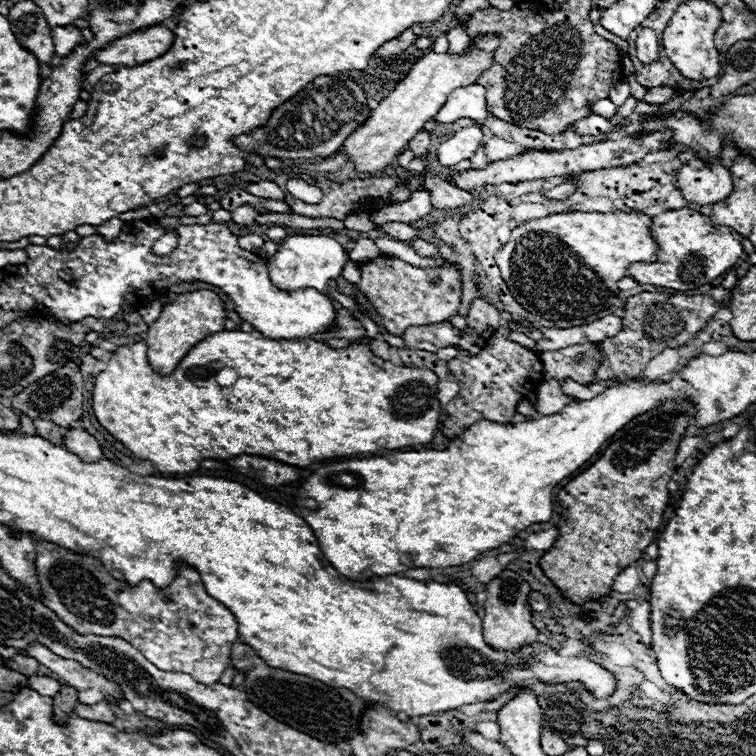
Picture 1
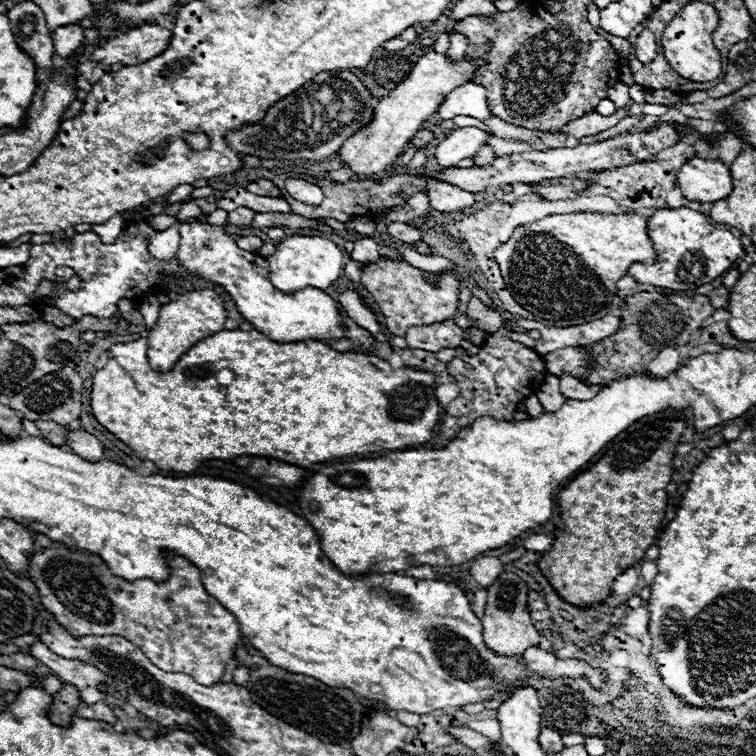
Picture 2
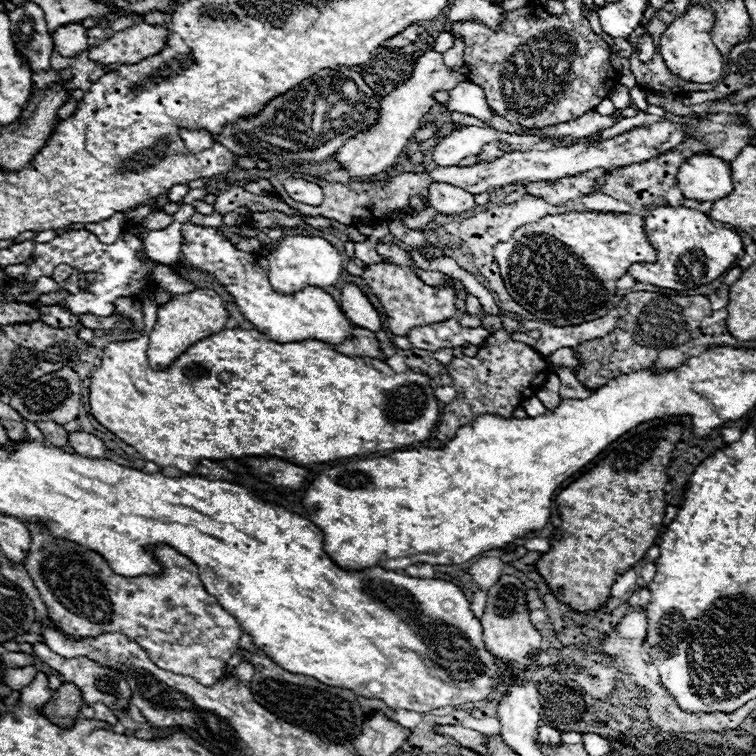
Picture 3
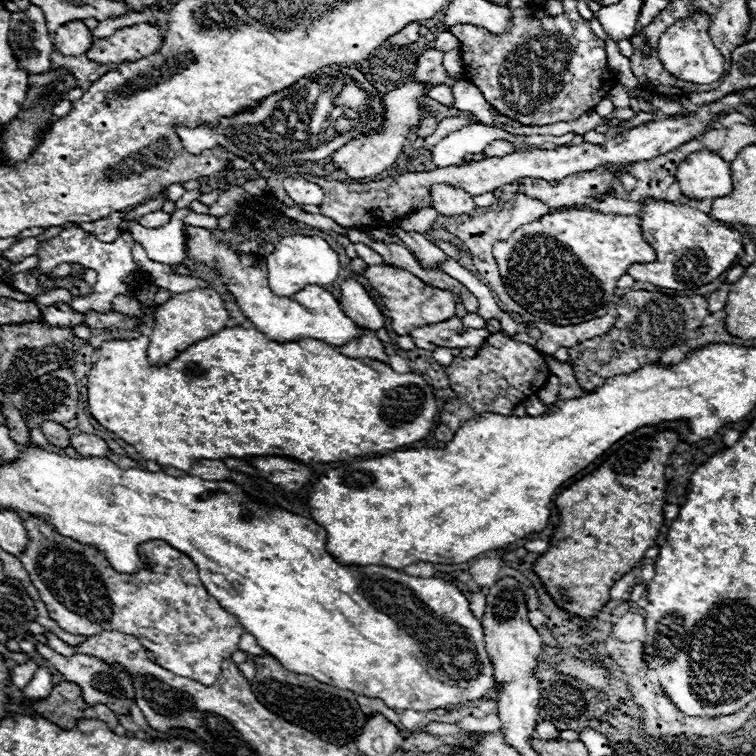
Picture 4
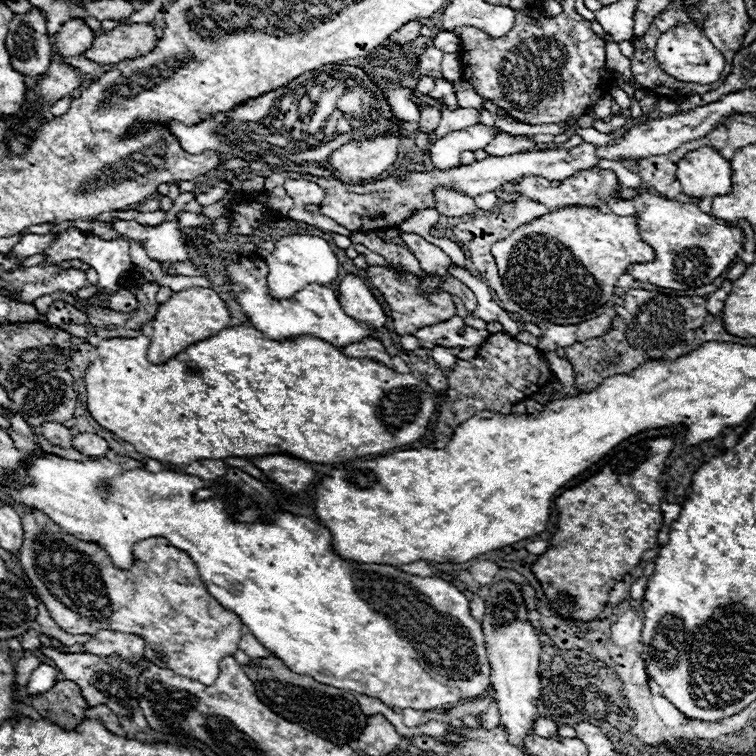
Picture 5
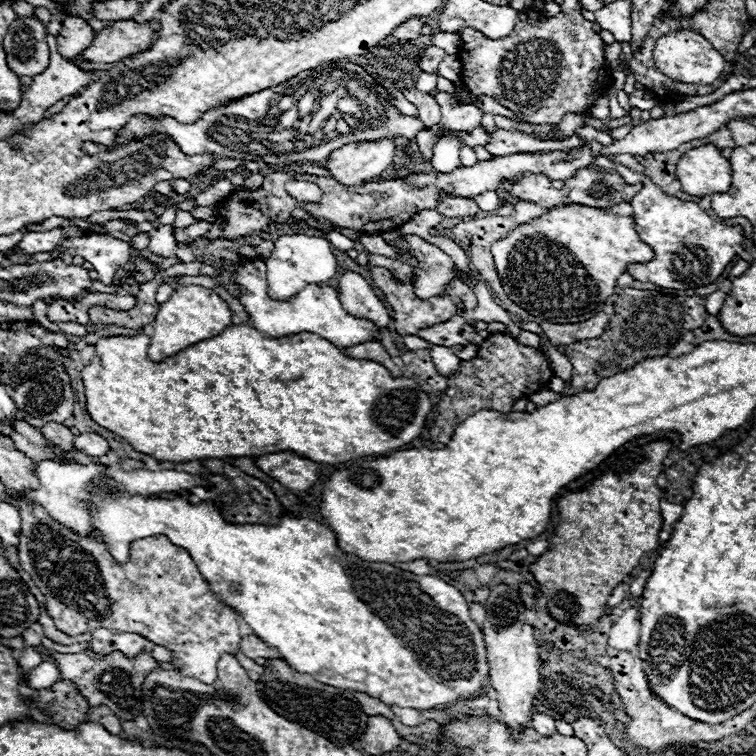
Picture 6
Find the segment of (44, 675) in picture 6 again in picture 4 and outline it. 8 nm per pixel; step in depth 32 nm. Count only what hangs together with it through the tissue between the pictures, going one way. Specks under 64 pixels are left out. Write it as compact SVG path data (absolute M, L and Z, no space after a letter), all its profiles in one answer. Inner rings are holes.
M40 666L34 672L30 684L24 688L24 694L32 696L32 698L40 698L40 696L48 694L50 688L52 688L52 670L46 668L46 666Z

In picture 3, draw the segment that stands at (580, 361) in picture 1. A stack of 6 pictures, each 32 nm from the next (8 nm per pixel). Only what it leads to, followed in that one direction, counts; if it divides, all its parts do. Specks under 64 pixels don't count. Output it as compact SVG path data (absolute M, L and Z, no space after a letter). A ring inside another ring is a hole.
M560 348L560 350L556 350L556 352L552 352L548 356L548 360L554 362L556 366L568 366L572 370L576 370L576 366L578 366L578 358L572 354L572 348Z

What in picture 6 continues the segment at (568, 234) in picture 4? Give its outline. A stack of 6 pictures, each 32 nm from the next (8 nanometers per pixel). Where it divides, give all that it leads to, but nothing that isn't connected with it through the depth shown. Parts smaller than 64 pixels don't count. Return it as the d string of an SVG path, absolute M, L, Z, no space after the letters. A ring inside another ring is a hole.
M566 204L556 206L526 224L520 224L510 232L510 236L494 242L492 258L508 298L520 308L528 310L532 316L552 320L596 312L598 304L614 294L616 280L626 272L626 266L632 262L650 262L654 258L654 252L638 238L632 216L616 216L600 208Z

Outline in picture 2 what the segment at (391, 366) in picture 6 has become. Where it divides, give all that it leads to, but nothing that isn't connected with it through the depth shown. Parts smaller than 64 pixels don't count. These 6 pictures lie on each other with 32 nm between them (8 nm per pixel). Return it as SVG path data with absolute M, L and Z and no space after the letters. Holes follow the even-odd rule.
M342 312L342 318L344 318L344 322L348 326L346 336L340 342L330 342L330 346L334 350L338 350L338 352L364 352L364 354L374 354L374 342L376 342L376 338L368 330L364 330L356 322L352 322L346 316L346 312Z

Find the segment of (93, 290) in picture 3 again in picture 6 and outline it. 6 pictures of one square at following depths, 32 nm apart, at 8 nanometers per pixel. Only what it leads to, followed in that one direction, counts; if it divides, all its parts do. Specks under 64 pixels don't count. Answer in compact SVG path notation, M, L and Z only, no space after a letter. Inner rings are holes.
M86 234L82 238L64 240L60 246L68 248L74 256L82 256L86 262L90 262L98 270L100 282L106 286L112 284L116 268L128 260L130 252L130 244L126 240L108 234Z

